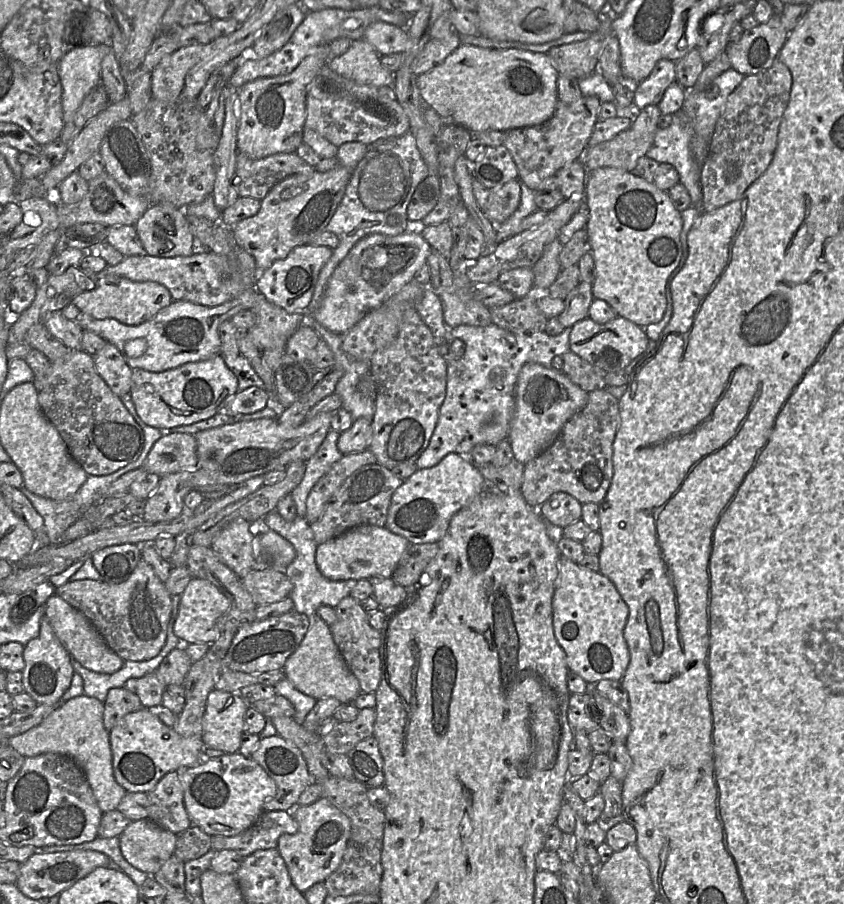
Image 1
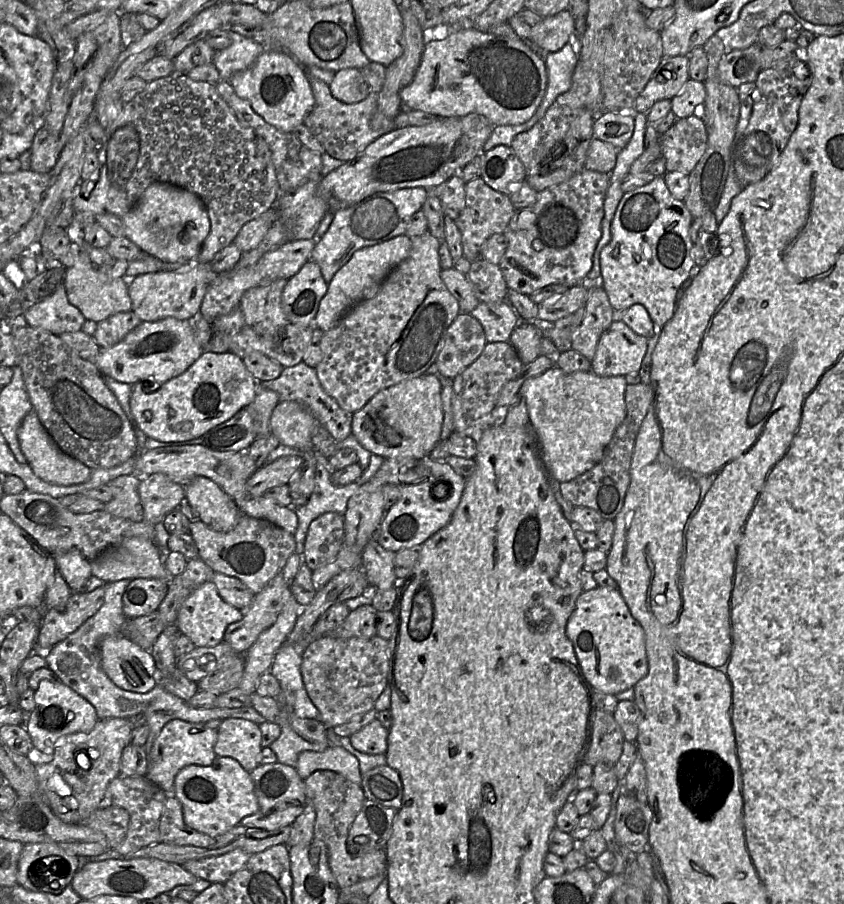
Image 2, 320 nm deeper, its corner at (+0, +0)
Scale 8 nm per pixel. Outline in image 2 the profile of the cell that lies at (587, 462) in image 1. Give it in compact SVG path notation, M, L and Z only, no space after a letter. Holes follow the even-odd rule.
M640 382L626 386L624 419L605 447L601 460L594 467L570 481L560 482L560 492L565 500L573 506L585 506L594 509L604 520L614 520L624 504L630 484L630 467L635 440L647 414L652 396L653 390L648 384Z

